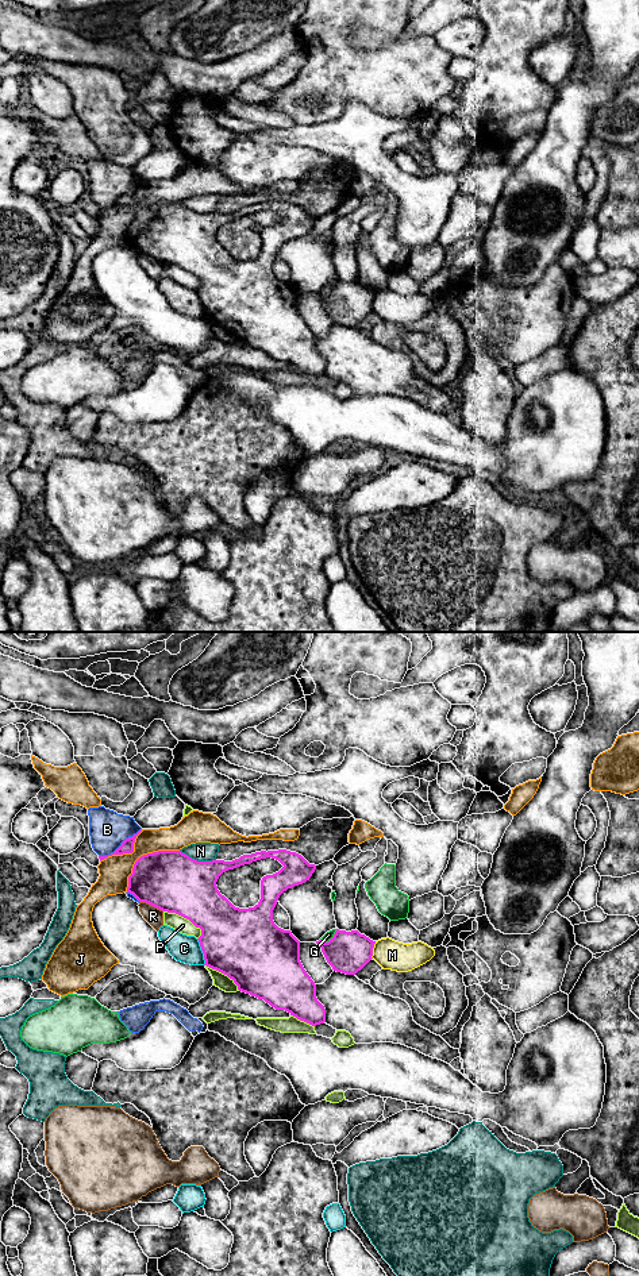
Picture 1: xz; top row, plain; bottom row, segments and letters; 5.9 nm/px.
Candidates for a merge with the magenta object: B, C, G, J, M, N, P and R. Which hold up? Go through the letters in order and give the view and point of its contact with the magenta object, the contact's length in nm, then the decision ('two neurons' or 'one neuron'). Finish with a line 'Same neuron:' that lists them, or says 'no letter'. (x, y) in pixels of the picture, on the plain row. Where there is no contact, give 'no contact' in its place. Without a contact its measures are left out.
B: xz (120, 197) | 300 nm | two neurons
C: xz (203, 304) | 170 nm | two neurons
G: xz (331, 290) | 120 nm | two neurons
J: xz (143, 207) | 400 nm | two neurons
M: xz (372, 301) | 110 nm | two neurons
N: xz (196, 212) | 220 nm | two neurons
P: xz (185, 269) | 280 nm | two neurons
R: xz (151, 257) | 160 nm | two neurons
Same neuron: no letter

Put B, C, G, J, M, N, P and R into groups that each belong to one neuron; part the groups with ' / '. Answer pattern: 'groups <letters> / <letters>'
groups B / C / G / J / M / N / P / R

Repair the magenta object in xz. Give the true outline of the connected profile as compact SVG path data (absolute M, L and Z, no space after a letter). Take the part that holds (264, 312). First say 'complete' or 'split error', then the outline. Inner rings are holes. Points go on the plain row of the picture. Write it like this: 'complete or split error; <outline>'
complete; M286 201L261 203L243 207L232 213L197 213L181 203L158 203L140 208L128 228L127 244L162 263L176 265L201 281L197 290L207 319L216 321L238 338L238 342L263 351L276 362L285 362L312 378L326 374L326 361L316 350L316 336L300 313L300 293L290 282L278 280L273 262L280 247L309 232L316 217L301 207ZM272 209L284 219L261 232L261 251L254 259L235 259L218 242L219 228L236 219Z

